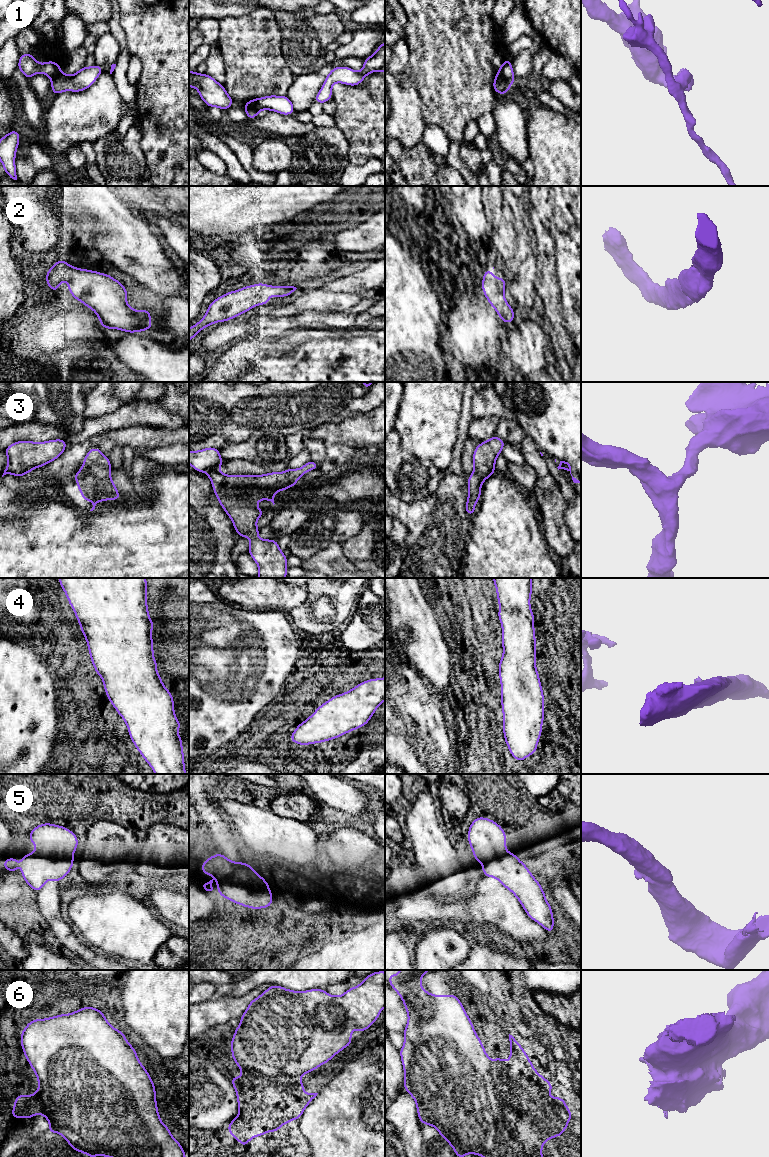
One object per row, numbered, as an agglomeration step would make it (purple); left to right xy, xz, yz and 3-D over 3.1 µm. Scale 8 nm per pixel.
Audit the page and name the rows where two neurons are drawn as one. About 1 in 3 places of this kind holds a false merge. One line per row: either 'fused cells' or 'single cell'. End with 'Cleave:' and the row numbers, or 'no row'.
1: fused cells
2: single cell
3: single cell
4: single cell
5: single cell
6: single cell
Cleave: 1

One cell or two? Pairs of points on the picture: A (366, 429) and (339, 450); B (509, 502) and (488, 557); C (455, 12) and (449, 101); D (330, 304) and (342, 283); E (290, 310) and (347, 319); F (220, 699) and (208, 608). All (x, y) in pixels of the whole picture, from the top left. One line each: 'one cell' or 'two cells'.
A: two cells
B: one cell
C: one cell
D: two cells
E: two cells
F: one cell

